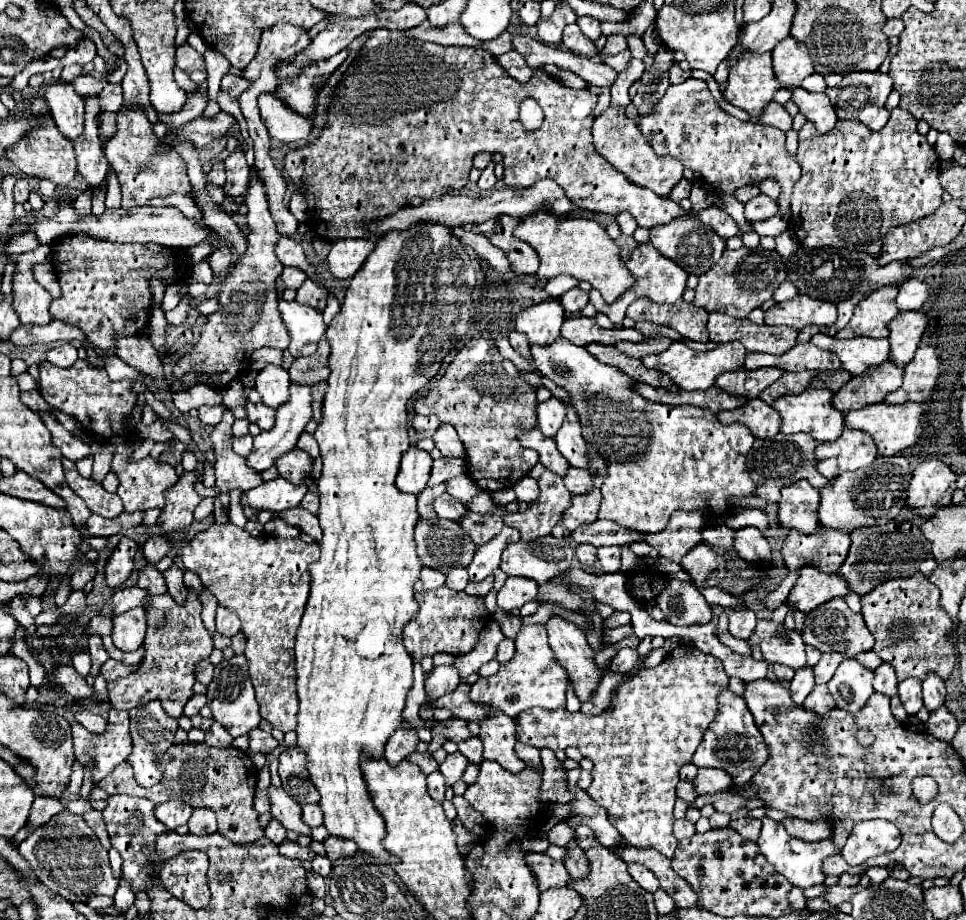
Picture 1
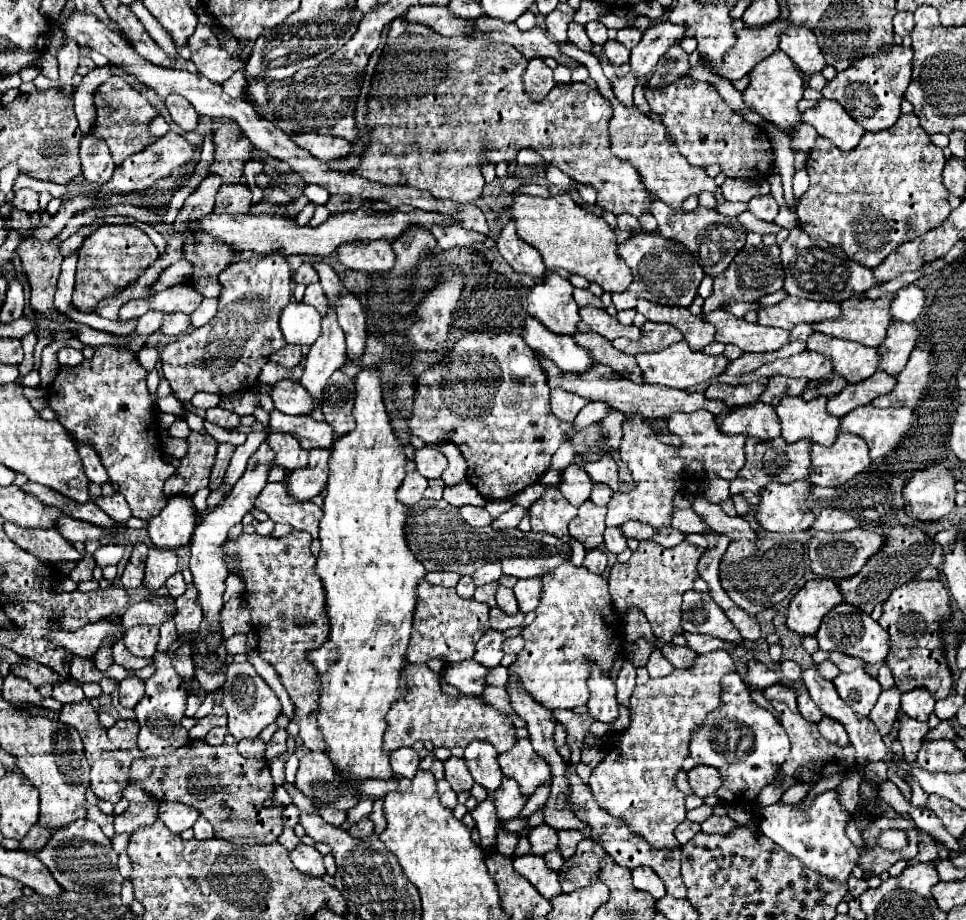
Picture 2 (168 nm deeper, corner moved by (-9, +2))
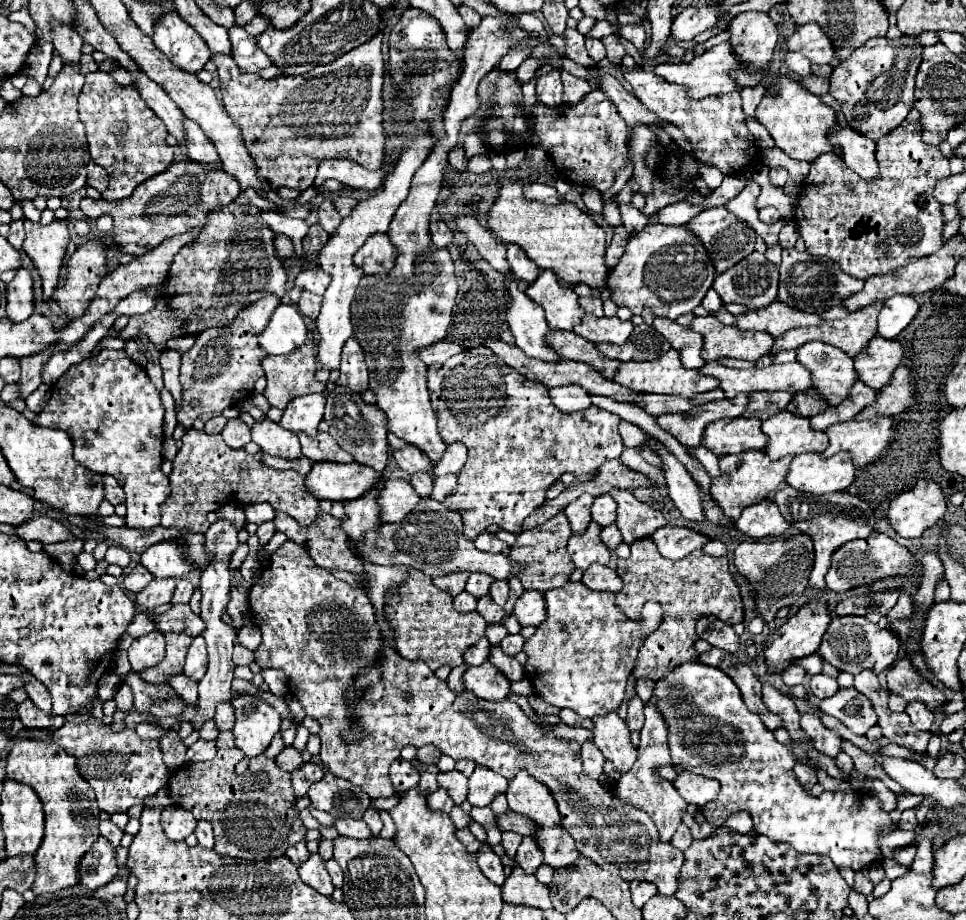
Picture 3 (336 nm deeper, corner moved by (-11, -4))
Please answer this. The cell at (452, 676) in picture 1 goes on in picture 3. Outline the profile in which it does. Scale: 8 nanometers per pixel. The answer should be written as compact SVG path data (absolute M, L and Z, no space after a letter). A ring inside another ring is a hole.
M490 661L468 667L468 671L464 673L464 681L466 689L474 691L476 697L486 701L500 701L510 693L510 679L504 679L504 675L500 675L500 671L496 671Z

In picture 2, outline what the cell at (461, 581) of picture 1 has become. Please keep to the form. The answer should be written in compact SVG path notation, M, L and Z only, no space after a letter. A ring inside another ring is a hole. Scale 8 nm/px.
M464 575L464 577L460 577L460 581L458 581L458 585L456 585L456 591L458 591L458 595L462 597L462 599L470 599L472 595L474 595L474 581L472 581L472 577L470 575Z

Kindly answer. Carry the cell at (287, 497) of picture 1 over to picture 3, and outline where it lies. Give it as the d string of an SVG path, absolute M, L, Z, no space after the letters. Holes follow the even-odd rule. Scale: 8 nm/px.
M314 463L306 487L318 499L348 501L368 493L380 479L380 473L360 463Z

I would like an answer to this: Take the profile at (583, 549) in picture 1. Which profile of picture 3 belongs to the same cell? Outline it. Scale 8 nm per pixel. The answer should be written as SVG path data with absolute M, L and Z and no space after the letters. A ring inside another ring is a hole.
M590 565L586 571L584 571L584 577L582 577L582 583L592 589L592 591L610 591L610 593L618 593L622 589L622 581L618 579L616 571L610 569L610 567L604 567L604 565Z

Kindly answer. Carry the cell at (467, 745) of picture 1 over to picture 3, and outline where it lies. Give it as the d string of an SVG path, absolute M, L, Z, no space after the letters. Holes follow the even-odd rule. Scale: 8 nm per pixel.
M476 767L476 771L470 775L468 779L470 783L470 791L468 791L468 801L472 807L488 807L492 803L492 799L498 793L504 793L508 787L508 781L486 769L486 767Z

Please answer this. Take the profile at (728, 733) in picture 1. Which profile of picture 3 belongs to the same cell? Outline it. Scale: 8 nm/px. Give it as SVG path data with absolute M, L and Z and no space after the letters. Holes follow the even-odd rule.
M696 661L682 663L672 673L656 681L652 697L656 699L656 707L658 711L662 711L664 721L668 723L668 747L670 747L672 765L682 767L684 771L712 777L720 783L718 797L700 809L704 819L712 827L724 825L732 813L744 809L752 815L754 827L758 833L774 841L784 841L800 853L828 855L838 869L850 867L854 871L860 871L884 859L880 853L878 837L880 833L896 831L898 823L894 823L890 815L880 807L882 803L878 801L878 797L874 797L866 789L824 791L822 799L812 797L810 791L806 791L798 783L792 771L792 767L796 765L796 755L792 755L792 751L786 745L774 739L772 731L764 727L760 715L748 711L736 683L724 671L712 669Z

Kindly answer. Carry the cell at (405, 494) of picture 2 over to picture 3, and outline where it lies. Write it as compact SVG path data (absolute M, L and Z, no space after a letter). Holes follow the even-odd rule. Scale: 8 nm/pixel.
M388 479L384 483L384 489L378 495L380 521L382 523L400 523L418 501L420 497L408 481Z

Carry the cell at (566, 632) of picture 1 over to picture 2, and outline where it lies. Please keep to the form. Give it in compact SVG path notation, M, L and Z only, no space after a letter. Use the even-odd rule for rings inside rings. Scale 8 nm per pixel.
M594 661L590 665L590 677L588 677L588 713L604 723L612 723L618 717L618 701L616 701L616 685L610 673L602 673Z

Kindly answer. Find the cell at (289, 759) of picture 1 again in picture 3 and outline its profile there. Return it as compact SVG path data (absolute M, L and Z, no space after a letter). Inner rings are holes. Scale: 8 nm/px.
M326 771L324 779L314 783L308 791L312 805L320 811L326 811L334 817L352 817L360 819L370 807L370 797L360 791L360 787L332 775Z

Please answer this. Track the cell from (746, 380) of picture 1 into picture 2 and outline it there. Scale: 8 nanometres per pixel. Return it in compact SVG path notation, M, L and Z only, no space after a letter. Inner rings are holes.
M754 381L748 385L724 385L724 383L714 383L706 389L706 397L708 399L720 399L724 401L728 407L732 405L750 405L756 403L758 397L762 395L762 391L766 389L766 385L762 381Z

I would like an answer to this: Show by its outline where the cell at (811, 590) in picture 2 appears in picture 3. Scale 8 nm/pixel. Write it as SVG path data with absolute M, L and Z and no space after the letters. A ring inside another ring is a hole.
M812 601L812 603L804 605L796 615L788 617L780 629L776 629L774 633L770 633L766 637L764 659L768 665L768 673L782 673L796 659L802 659L802 657L816 653L828 625L830 625L830 613L828 613L828 607L824 601Z

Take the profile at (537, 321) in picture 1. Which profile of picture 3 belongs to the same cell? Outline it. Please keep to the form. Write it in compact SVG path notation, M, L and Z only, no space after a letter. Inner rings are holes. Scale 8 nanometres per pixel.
M542 271L538 279L526 287L526 295L544 309L548 327L552 329L572 331L584 317L584 309L578 305L578 295L562 285L552 271Z

